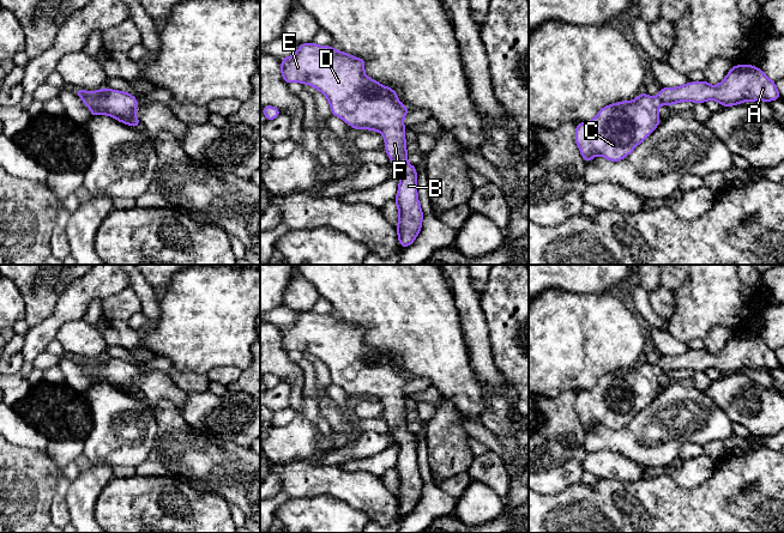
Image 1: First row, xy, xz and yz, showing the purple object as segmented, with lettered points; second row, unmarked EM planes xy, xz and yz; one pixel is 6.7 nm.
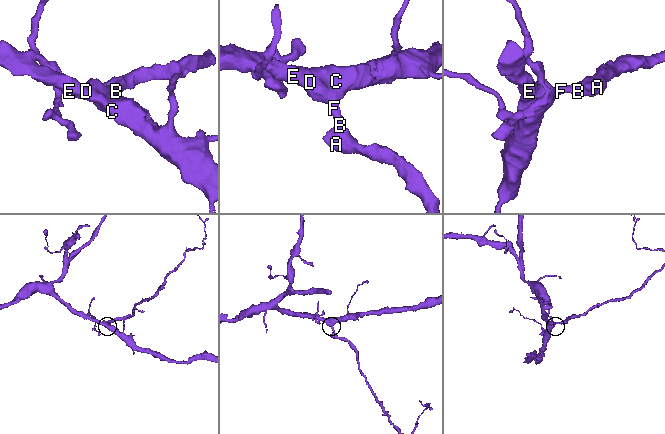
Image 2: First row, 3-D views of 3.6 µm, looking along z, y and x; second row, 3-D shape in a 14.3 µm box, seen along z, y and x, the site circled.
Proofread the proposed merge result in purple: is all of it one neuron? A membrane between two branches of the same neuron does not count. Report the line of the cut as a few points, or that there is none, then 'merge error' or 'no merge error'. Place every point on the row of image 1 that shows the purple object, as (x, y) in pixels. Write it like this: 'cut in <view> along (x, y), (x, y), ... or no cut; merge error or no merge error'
no cut; no merge error

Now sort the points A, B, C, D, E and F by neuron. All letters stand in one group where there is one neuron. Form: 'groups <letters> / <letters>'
groups A B C D E F

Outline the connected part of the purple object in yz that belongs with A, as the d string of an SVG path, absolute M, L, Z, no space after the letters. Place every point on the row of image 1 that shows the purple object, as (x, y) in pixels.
M736 65L716 86L705 79L700 83L688 81L682 86L661 87L656 97L641 92L633 101L605 105L591 121L577 123L574 139L585 162L591 162L596 155L619 162L657 128L662 104L713 99L728 108L742 102L771 102L778 98L780 93L776 81L759 67Z

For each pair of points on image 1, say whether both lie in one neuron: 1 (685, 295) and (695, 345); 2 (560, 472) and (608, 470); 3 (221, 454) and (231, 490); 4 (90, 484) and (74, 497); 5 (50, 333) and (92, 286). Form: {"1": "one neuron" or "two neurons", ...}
{"1": "two neurons", "2": "two neurons", "3": "one neuron", "4": "one neuron", "5": "one neuron"}

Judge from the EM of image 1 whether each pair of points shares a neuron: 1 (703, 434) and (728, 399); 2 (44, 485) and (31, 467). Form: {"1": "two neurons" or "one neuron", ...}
{"1": "two neurons", "2": "one neuron"}

